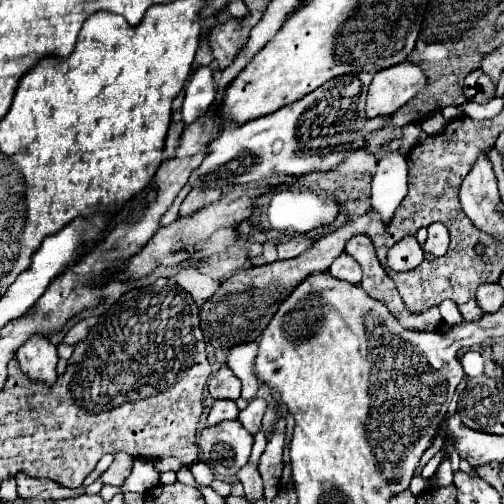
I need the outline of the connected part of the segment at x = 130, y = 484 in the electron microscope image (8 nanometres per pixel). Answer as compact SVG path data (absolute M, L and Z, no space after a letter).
M135 459L131 475L121 485L121 493L127 493L127 491L145 493L145 491L153 489L157 483L159 483L159 473L155 471L153 463L147 459Z

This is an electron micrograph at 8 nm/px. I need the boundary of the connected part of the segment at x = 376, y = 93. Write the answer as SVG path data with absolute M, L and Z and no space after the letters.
M411 61L379 71L369 85L365 109L367 117L395 113L399 107L411 101L425 87L425 83L425 73Z

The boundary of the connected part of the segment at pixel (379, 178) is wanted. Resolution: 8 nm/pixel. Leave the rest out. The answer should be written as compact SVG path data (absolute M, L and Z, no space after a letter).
M393 151L377 163L377 173L371 181L369 205L371 211L379 213L383 223L387 225L395 213L395 207L407 195L407 159Z

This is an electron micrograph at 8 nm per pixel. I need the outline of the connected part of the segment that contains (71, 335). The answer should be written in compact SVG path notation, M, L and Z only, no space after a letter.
M79 321L77 325L73 325L73 327L67 331L67 335L63 337L63 343L65 343L65 345L75 345L75 343L83 341L83 339L87 337L87 331L89 331L87 323L85 323L85 321Z

